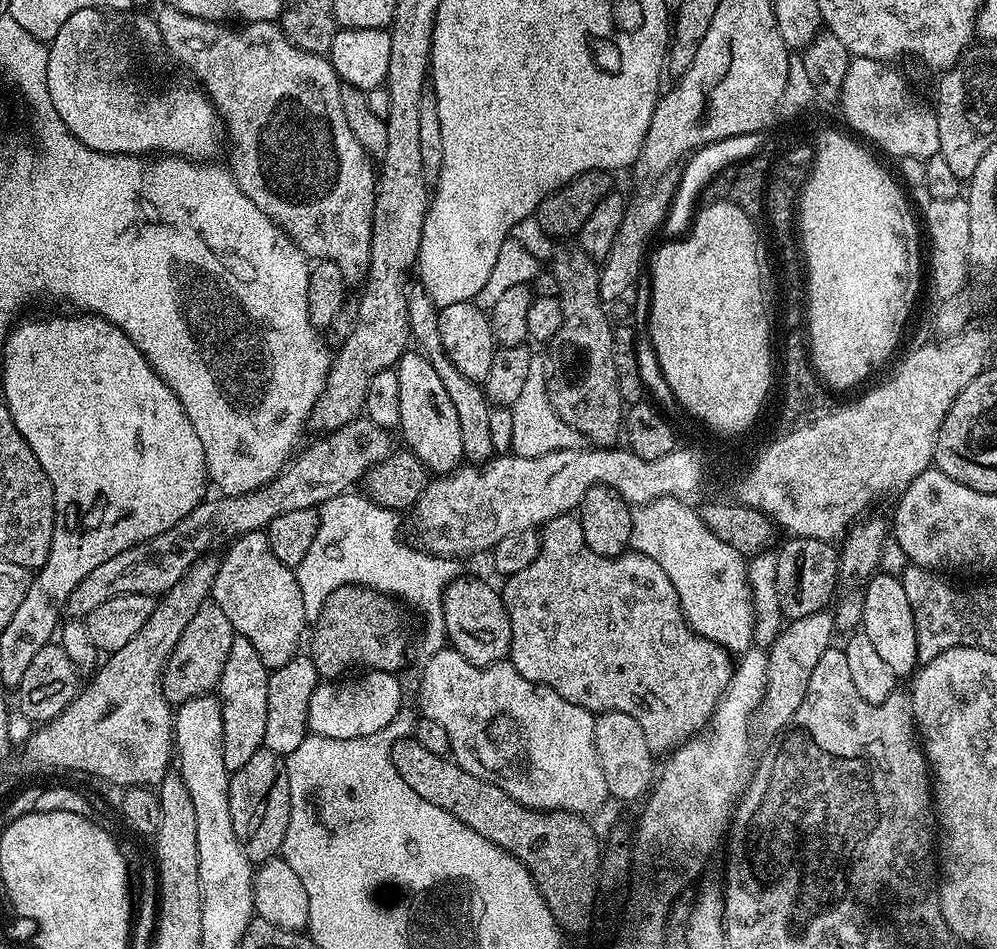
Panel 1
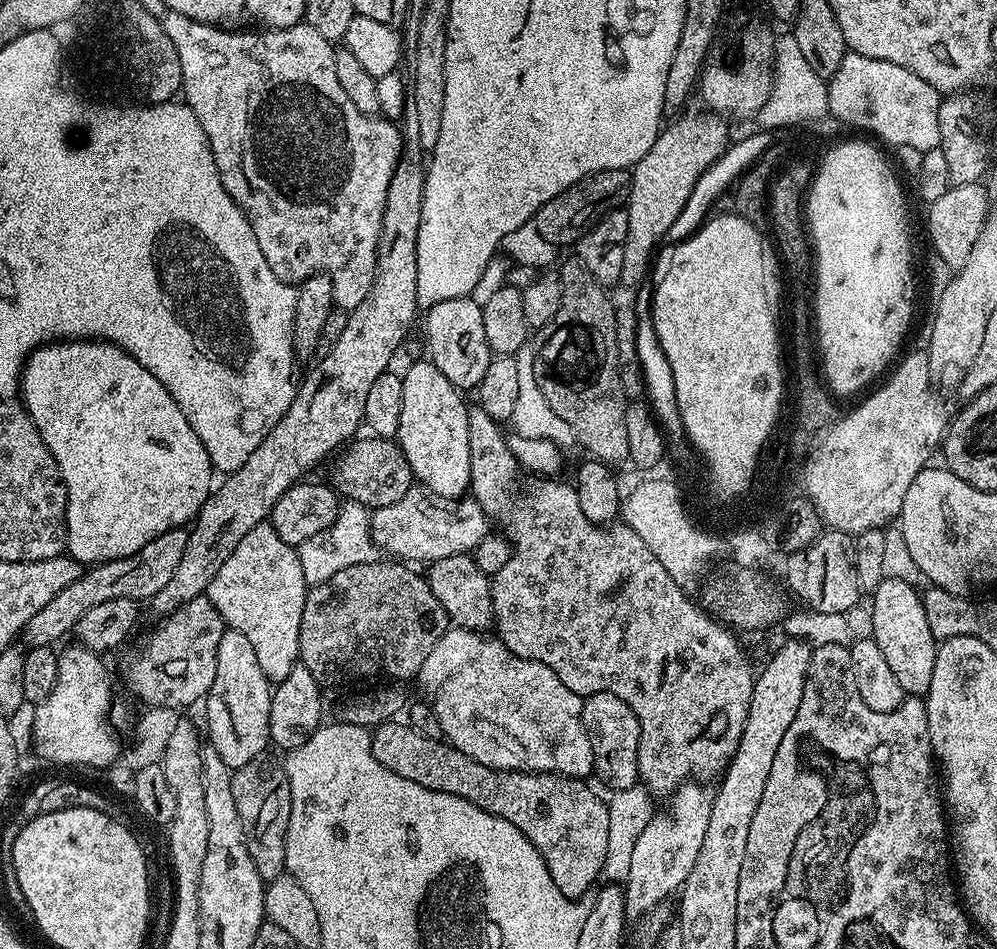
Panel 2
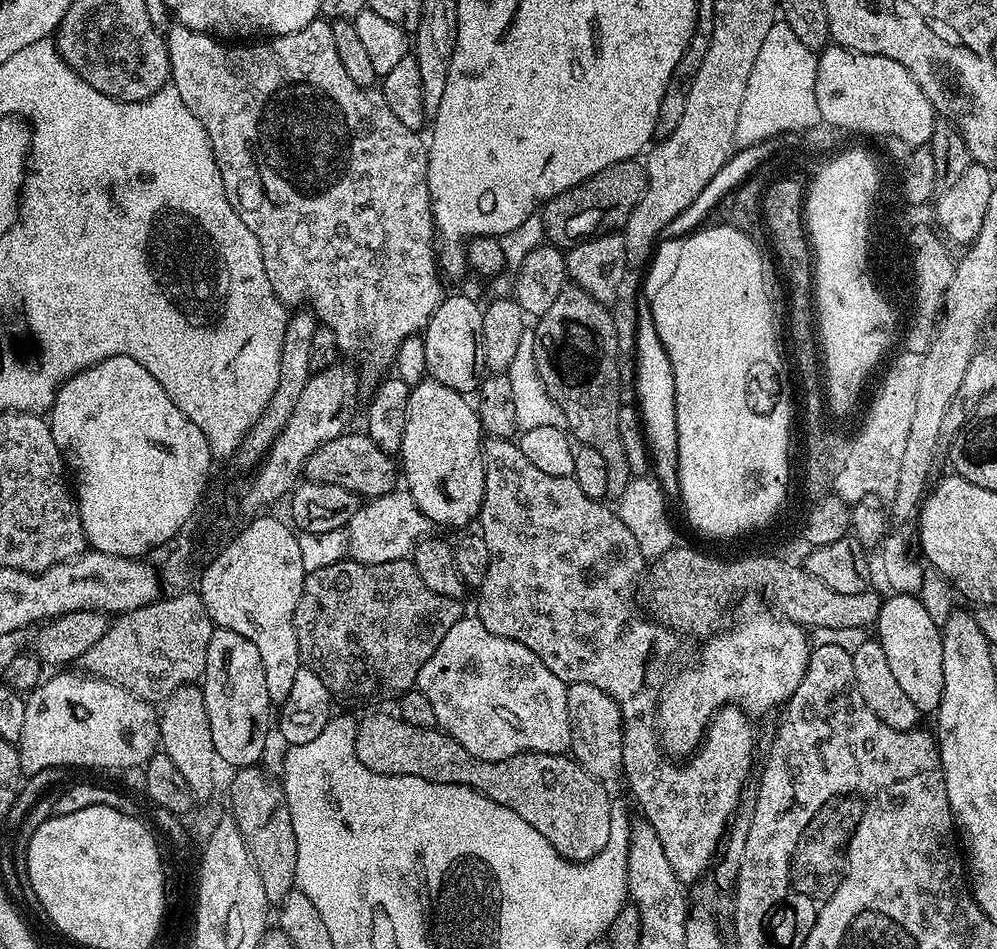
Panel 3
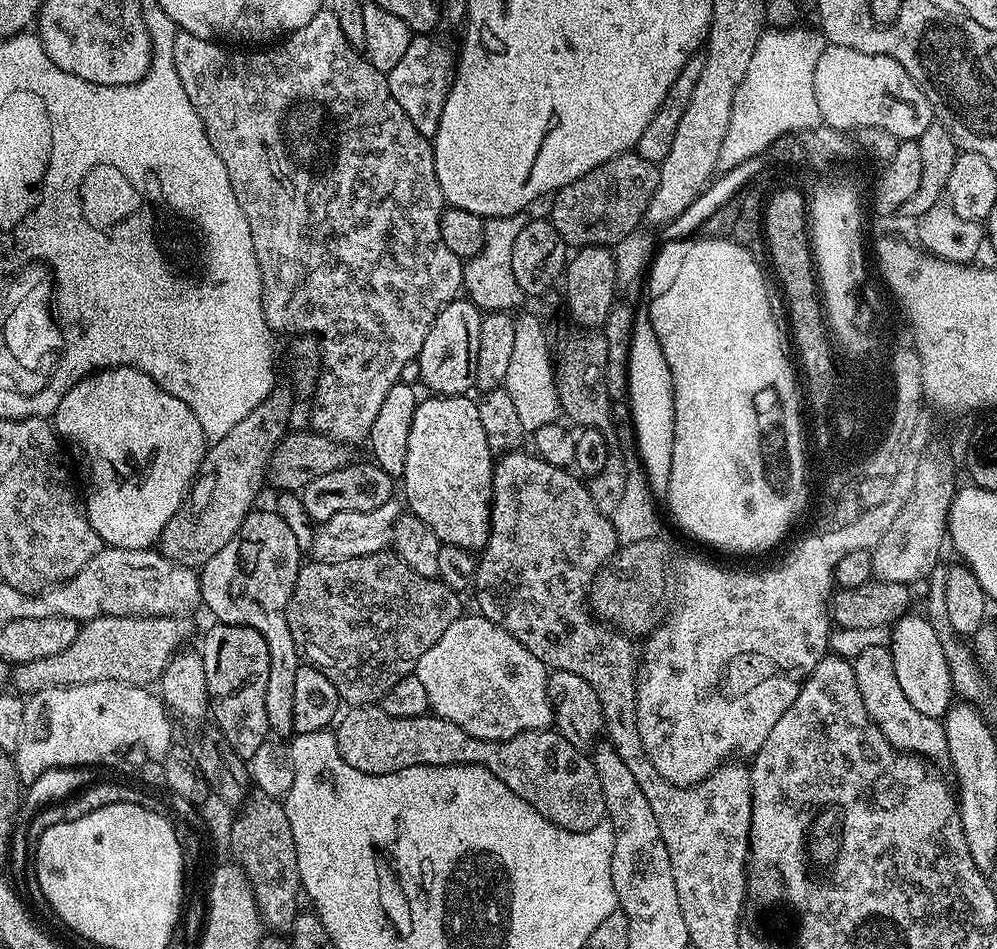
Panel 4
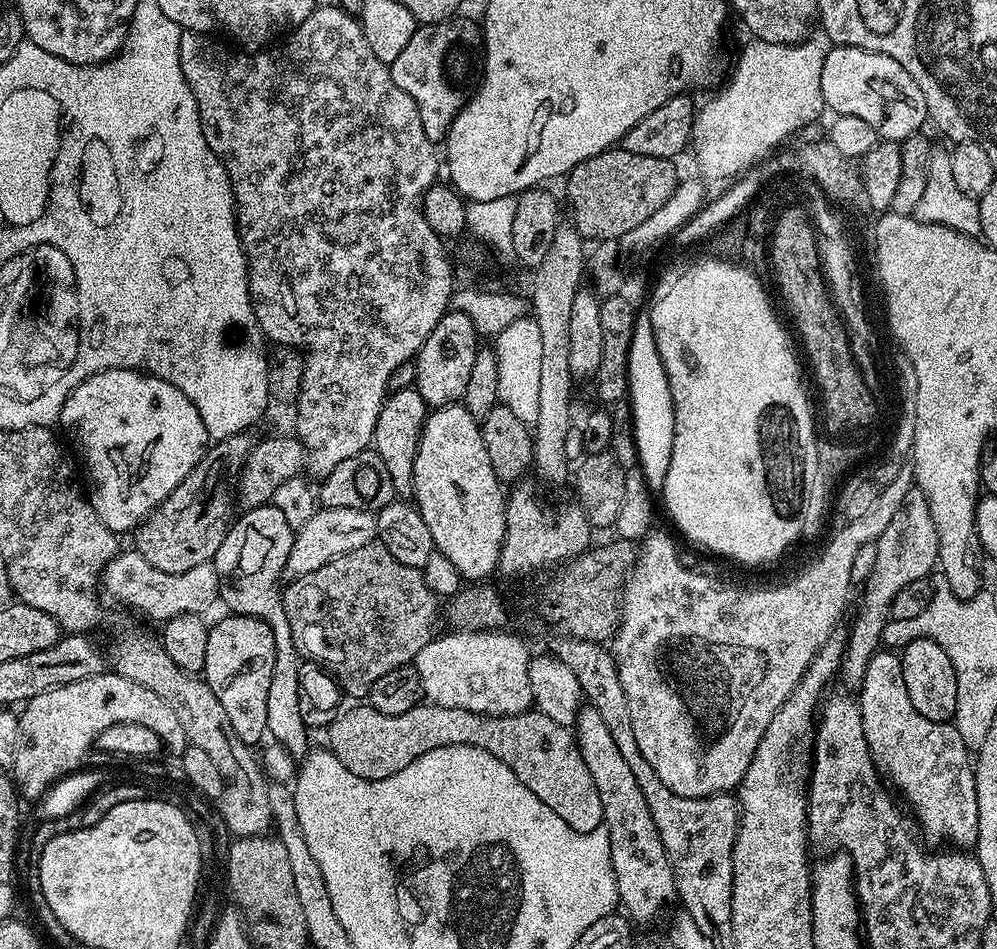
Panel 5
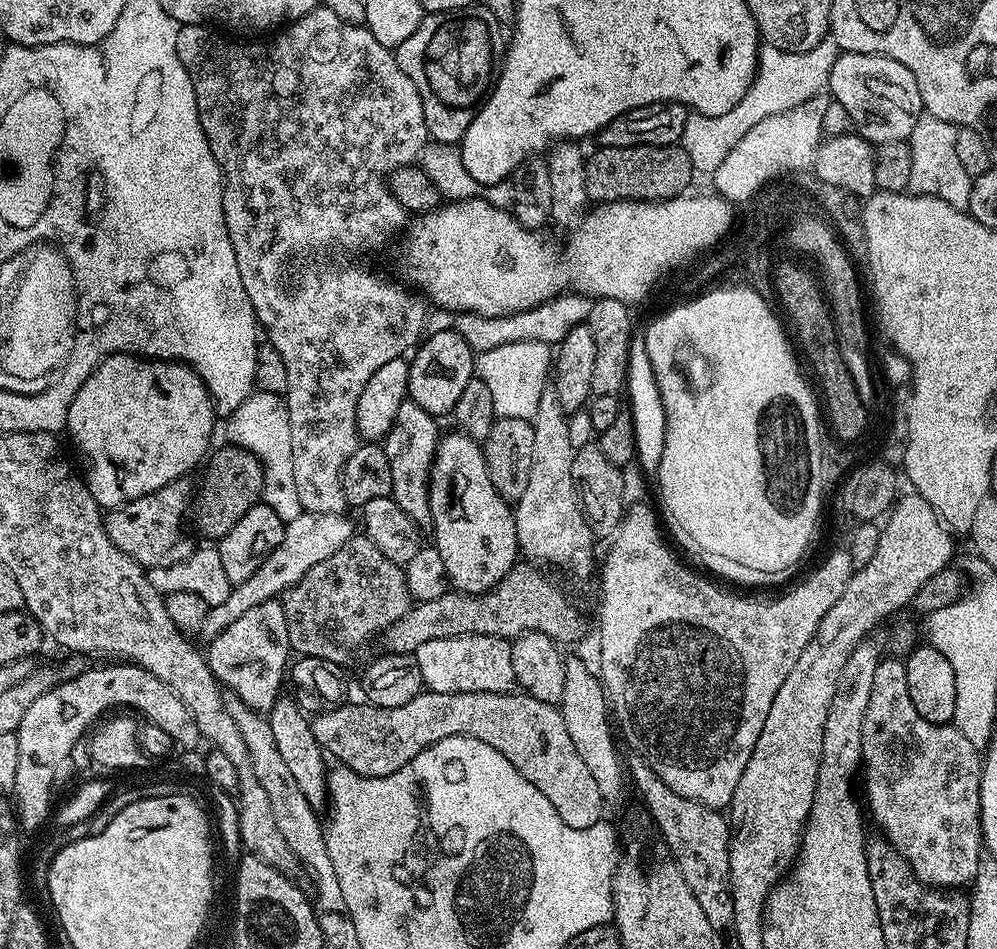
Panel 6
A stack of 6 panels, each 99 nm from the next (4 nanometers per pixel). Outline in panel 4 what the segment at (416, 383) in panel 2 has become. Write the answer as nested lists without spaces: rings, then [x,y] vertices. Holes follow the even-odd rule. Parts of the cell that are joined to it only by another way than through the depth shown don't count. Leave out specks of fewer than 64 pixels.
[[[467,395],[437,396],[421,399],[414,410],[414,422],[410,422],[410,442],[406,449],[406,466],[402,483],[408,499],[407,511],[422,518],[441,544],[453,544],[469,550],[483,549],[488,541],[492,525],[492,465],[494,454],[486,442],[486,430],[482,430],[482,418],[478,418],[479,403]]]

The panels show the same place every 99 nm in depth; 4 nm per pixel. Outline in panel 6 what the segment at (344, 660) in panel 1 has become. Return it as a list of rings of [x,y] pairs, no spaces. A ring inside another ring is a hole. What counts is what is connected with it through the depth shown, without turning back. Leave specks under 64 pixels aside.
[[[354,534],[337,553],[289,588],[282,597],[288,647],[300,656],[335,657],[335,652],[356,648],[368,635],[379,637],[414,601],[408,593],[404,569],[390,562],[368,536]]]

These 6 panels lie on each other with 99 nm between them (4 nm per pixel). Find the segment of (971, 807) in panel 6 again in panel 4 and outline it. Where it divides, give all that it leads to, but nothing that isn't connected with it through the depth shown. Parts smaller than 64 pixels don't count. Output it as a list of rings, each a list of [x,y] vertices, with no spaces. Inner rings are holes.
[[[888,644],[882,646],[869,646],[867,650],[862,650],[856,659],[852,661],[854,666],[854,678],[858,678],[858,690],[862,694],[862,702],[866,702],[866,714],[876,723],[878,730],[899,752],[910,752],[913,756],[923,756],[925,760],[940,762],[947,757],[948,747],[946,746],[946,730],[940,720],[930,718],[926,714],[921,714],[919,710],[906,698],[906,693],[902,691],[902,685],[898,682],[894,674],[894,658],[892,649]]]

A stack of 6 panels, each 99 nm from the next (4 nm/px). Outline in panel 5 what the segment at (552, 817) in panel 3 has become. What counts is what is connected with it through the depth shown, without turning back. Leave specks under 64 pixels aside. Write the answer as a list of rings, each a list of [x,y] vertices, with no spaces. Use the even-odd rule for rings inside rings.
[[[431,702],[418,703],[406,714],[382,714],[371,706],[363,707],[341,711],[326,729],[327,747],[358,778],[390,778],[390,774],[406,770],[414,758],[438,750],[438,746],[473,744],[506,762],[522,786],[538,794],[566,826],[589,832],[604,823],[602,798],[598,798],[598,786],[594,786],[594,778],[590,778],[590,770],[582,762],[575,735],[546,718],[546,714],[529,710],[513,716],[483,716]]]

